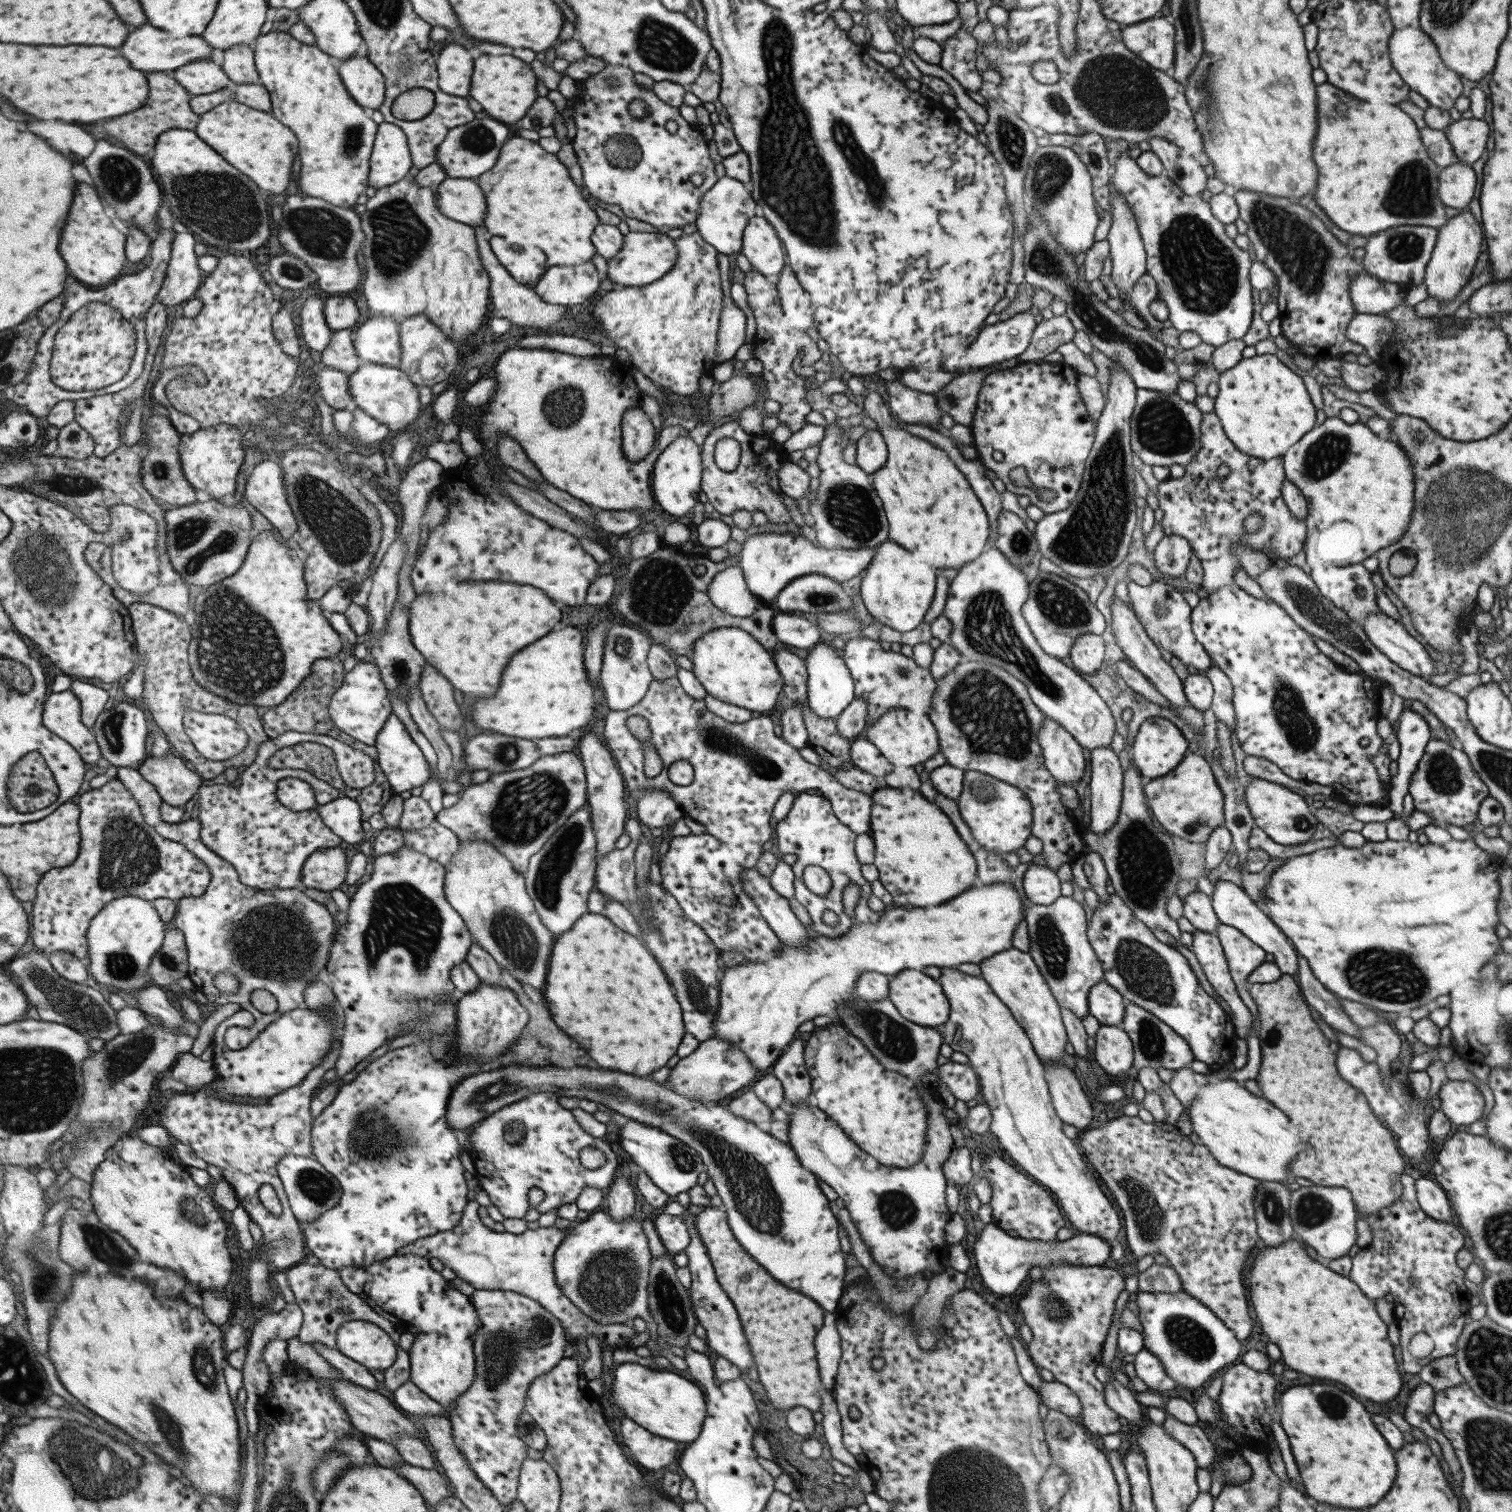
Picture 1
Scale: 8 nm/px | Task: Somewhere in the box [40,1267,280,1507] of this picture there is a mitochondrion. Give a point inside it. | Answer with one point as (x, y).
(82, 1460)

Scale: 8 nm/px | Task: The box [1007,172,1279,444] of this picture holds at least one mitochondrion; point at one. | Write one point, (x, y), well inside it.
(1200, 269)

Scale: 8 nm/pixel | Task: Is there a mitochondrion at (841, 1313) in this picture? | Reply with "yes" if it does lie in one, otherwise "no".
no

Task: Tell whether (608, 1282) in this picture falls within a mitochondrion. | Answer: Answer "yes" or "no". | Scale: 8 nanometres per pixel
yes

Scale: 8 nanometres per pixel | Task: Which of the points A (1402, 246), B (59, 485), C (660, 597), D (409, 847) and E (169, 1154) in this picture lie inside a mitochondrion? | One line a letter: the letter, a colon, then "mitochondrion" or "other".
A: mitochondrion
B: mitochondrion
C: mitochondrion
D: other
E: other

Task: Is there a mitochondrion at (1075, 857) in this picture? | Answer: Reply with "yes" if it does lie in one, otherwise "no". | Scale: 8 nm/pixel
no

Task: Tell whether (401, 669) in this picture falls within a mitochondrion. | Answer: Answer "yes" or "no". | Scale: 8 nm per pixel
yes

